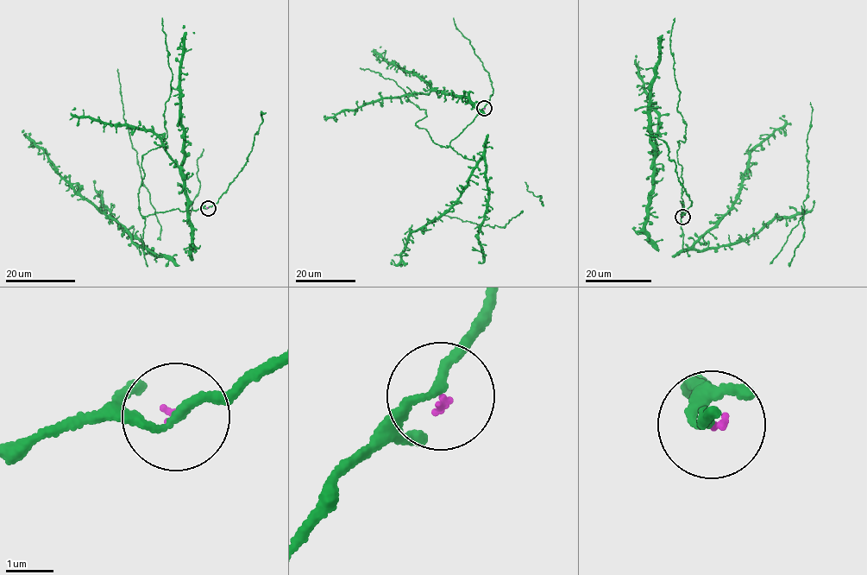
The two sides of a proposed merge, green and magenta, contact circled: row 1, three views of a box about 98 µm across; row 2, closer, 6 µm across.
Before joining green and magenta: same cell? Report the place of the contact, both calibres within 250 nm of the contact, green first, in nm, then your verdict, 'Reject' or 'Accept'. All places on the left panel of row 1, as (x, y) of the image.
Place: (208, 208). Thickness 160 nm (green) against 70 nm. Reject

